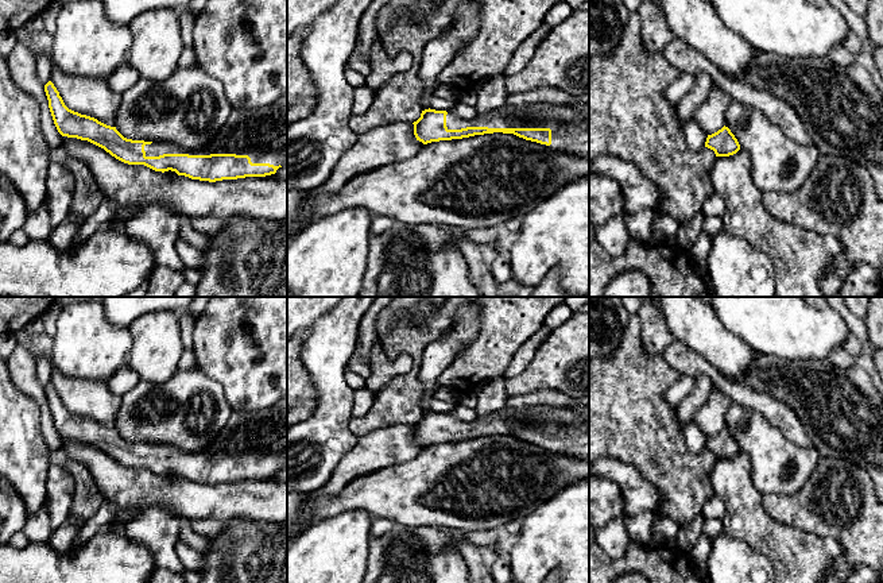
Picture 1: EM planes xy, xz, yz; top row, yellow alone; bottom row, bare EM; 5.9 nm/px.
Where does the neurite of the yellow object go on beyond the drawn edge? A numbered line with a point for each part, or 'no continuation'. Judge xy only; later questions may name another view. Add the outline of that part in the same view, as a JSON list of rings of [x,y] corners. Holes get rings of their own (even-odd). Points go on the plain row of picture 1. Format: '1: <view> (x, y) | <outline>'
1: xy (262, 437) | [[[287,398],[257,413],[231,412],[224,429],[204,451],[181,452],[175,447],[144,448],[146,459],[163,456],[236,456],[248,457],[252,466],[287,468]]]

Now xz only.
1: xz (569, 432) | [[[534,405],[527,408],[504,408],[487,417],[476,418],[472,422],[458,421],[448,414],[448,432],[461,432],[466,429],[488,429],[488,431],[550,431],[551,447],[547,448],[555,453],[566,455],[574,459],[589,462],[589,422],[584,417],[569,408]]]

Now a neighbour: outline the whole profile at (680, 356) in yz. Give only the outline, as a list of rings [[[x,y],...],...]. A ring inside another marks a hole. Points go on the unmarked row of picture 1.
[[[673,340],[663,352],[665,360],[681,375],[709,378],[712,387],[727,394],[733,402],[751,408],[764,416],[781,433],[801,448],[813,447],[799,417],[783,402],[768,394],[759,393],[744,383],[737,383],[723,375],[706,359],[686,344]]]

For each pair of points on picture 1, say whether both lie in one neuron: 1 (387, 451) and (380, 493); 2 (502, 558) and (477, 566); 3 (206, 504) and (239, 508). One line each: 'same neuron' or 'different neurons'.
1: different neurons
2: different neurons
3: same neuron

